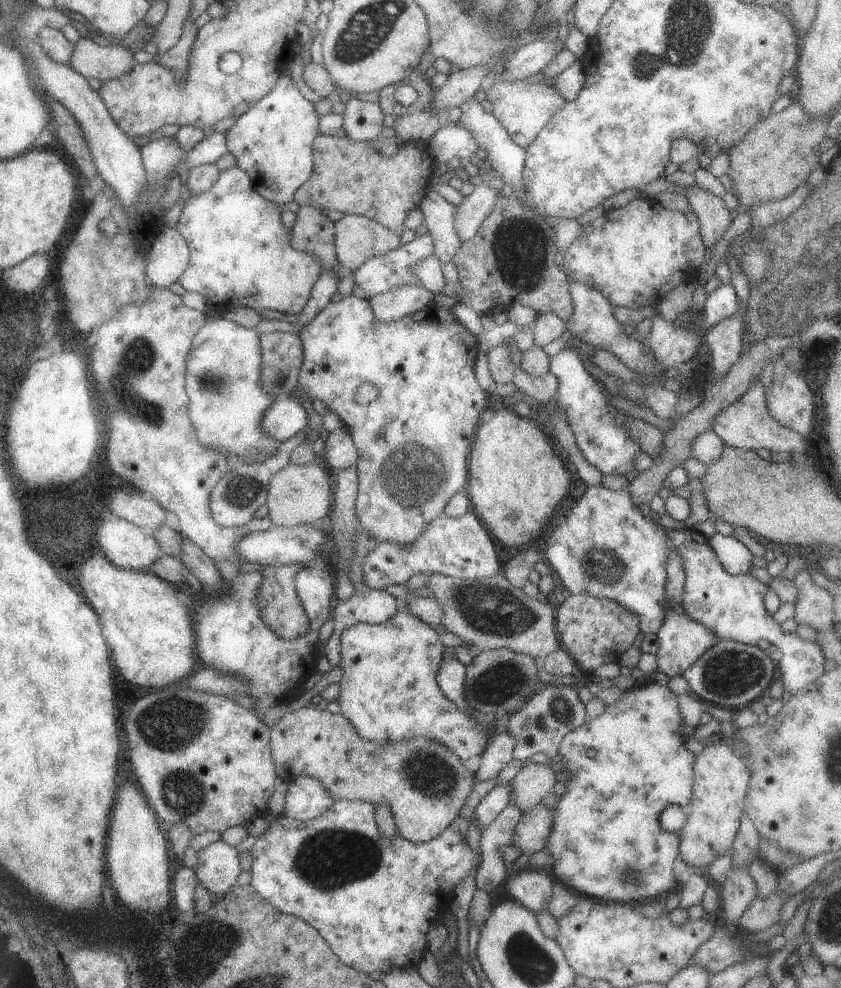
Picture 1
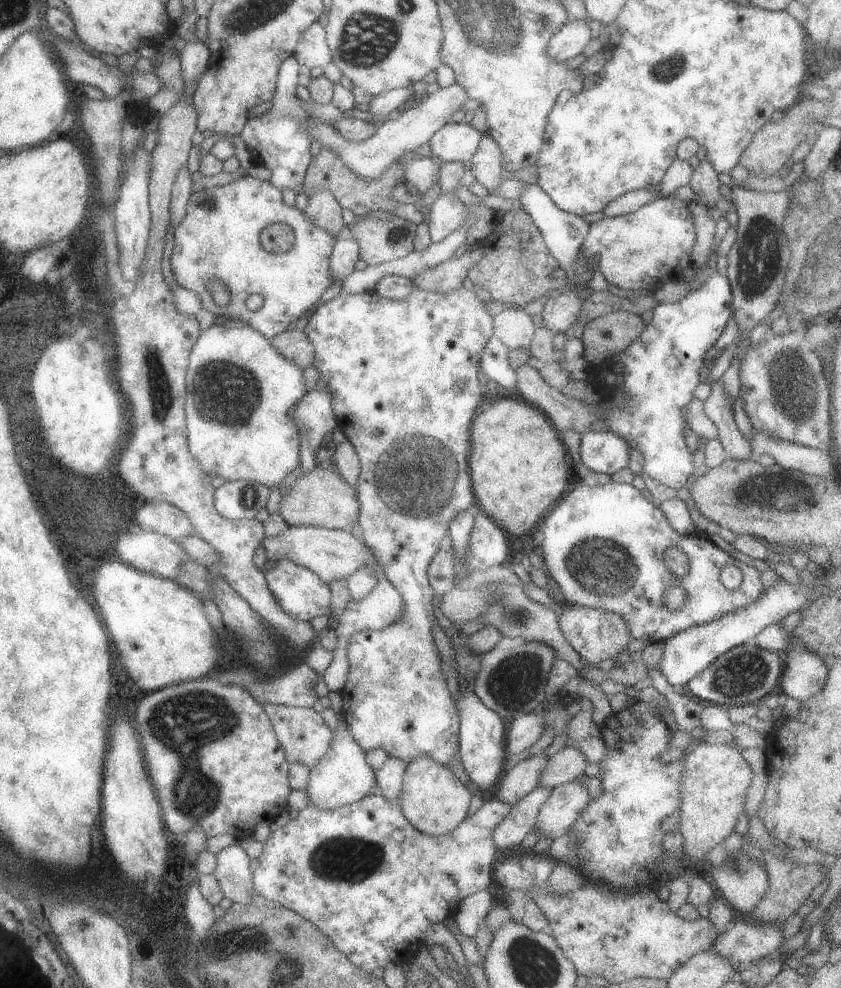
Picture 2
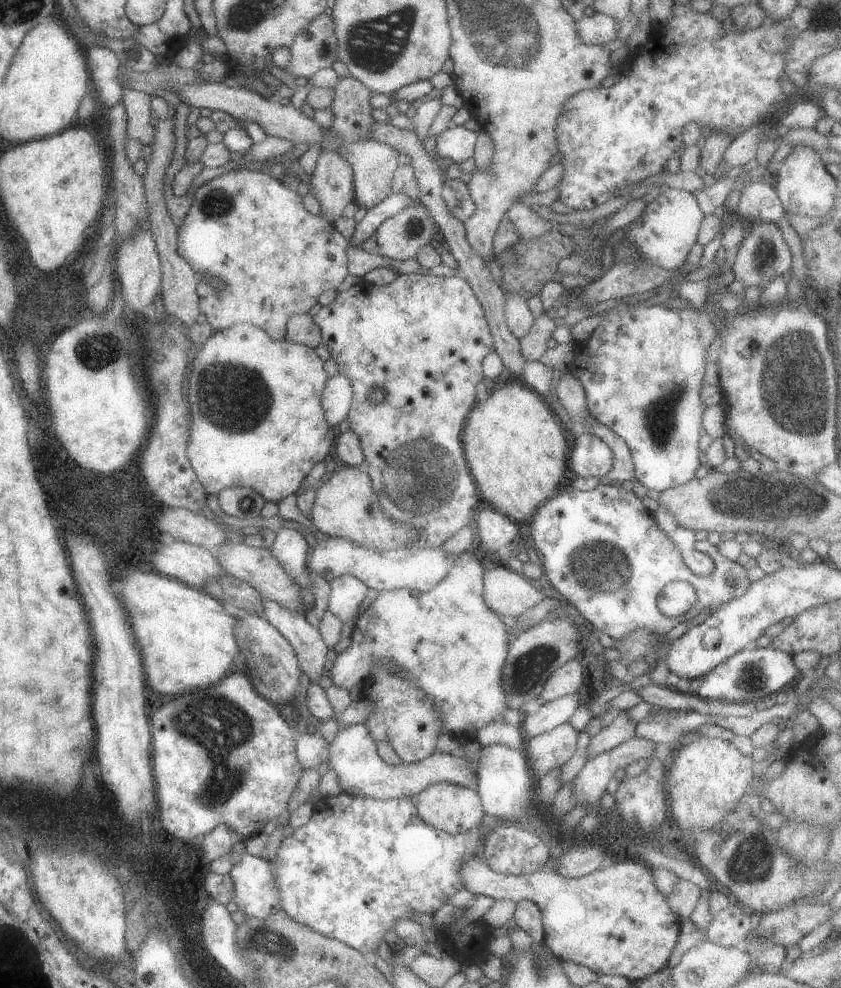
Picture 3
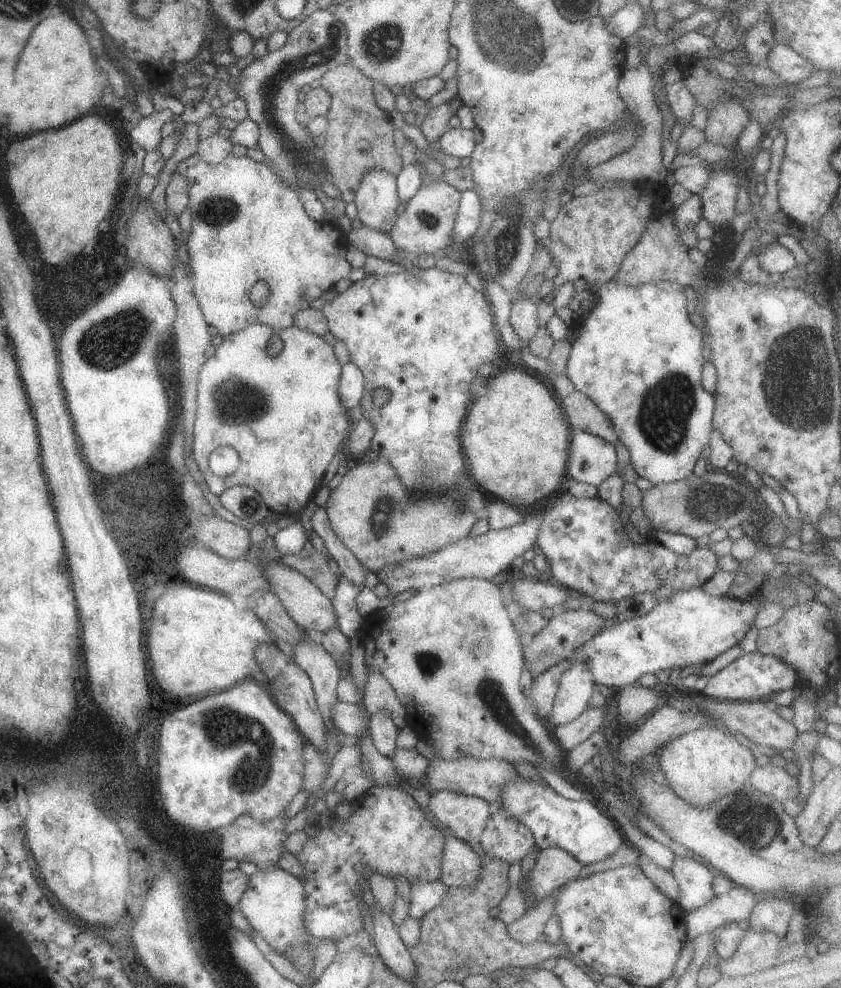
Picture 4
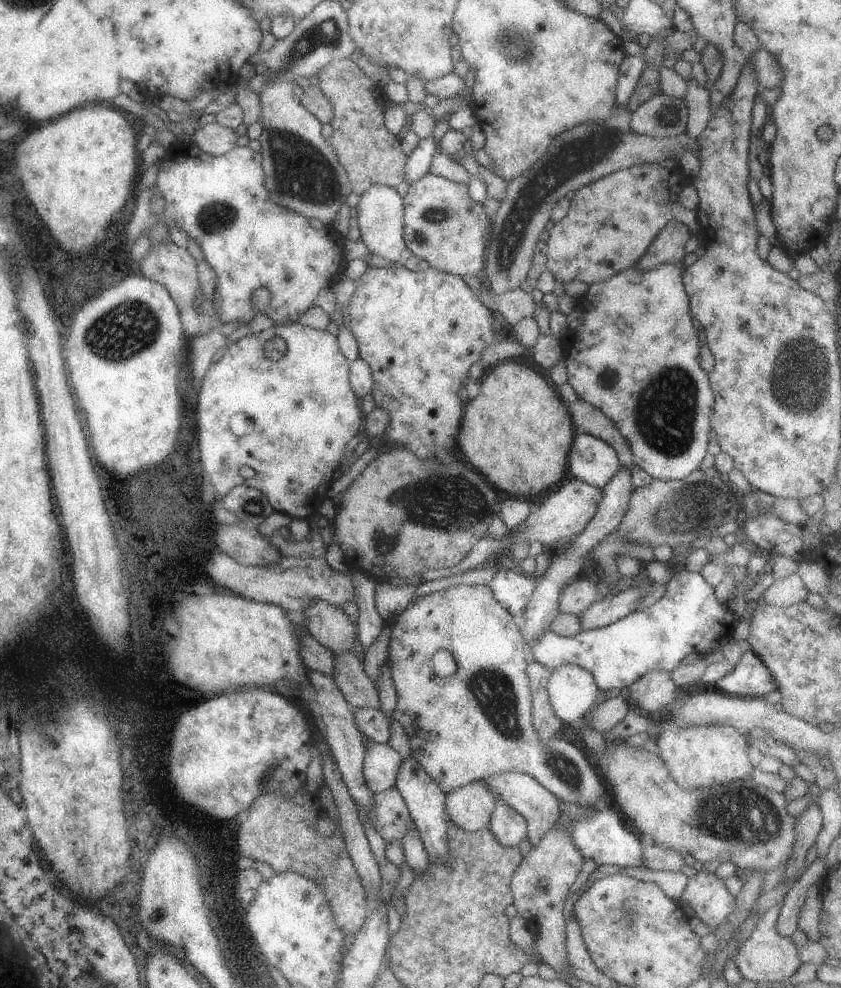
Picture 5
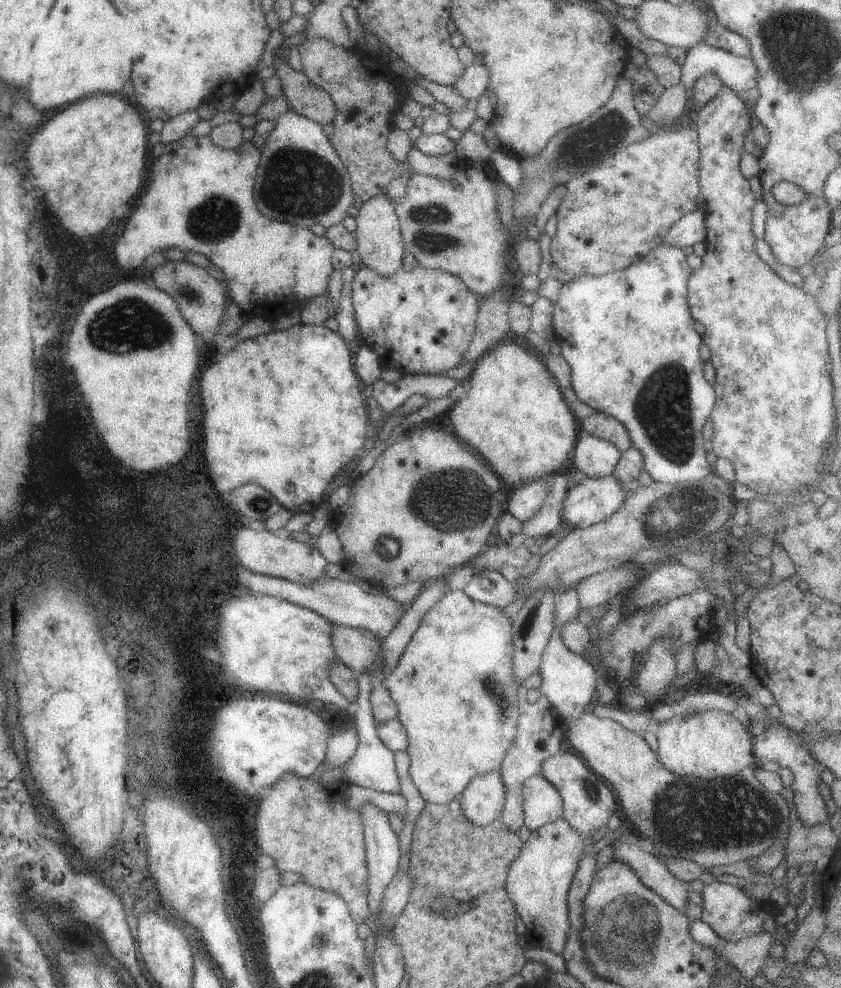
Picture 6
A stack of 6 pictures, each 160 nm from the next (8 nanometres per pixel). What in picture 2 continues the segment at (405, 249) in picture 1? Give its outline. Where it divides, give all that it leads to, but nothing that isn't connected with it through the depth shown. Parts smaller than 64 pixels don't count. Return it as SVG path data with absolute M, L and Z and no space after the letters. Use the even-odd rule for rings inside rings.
M453 192L439 194L438 198L428 208L428 222L426 225L431 243L441 241L449 236L455 228L463 224L468 211Z

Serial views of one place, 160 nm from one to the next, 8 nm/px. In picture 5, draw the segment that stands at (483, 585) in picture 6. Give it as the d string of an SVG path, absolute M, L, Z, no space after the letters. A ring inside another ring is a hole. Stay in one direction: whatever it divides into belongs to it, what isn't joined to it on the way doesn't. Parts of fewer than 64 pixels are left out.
M498 569L487 588L493 598L519 621L533 593L534 584L533 577L525 578L511 570Z

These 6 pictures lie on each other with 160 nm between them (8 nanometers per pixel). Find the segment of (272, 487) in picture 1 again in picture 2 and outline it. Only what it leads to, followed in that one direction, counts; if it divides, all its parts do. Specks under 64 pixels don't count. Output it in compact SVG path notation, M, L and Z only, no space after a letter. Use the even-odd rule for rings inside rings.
M311 469L299 475L285 494L280 493L276 511L287 525L316 526L328 529L351 529L357 516L356 489L349 486L333 469Z

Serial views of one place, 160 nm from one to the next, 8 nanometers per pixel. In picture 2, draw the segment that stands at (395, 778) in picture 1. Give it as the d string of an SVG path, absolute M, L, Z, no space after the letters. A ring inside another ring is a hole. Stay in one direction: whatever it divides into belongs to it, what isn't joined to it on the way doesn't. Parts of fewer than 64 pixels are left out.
M263 704L265 714L269 717L278 745L284 752L288 764L299 763L310 769L328 749L332 742L333 730L326 726L321 719L321 712L311 707L294 707L293 705ZM421 755L403 769L398 805L403 818L426 835L442 835L453 830L464 818L469 806L469 790L446 765Z

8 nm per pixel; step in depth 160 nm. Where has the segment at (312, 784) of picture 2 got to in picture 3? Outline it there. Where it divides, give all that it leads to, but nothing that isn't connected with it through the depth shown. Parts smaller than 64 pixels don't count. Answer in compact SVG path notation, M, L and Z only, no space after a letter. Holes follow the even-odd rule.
M363 723L338 727L331 743L323 769L333 770L341 793L370 799L392 799L416 795L433 783L446 782L473 788L476 783L476 764L468 764L458 753L446 755L435 752L416 763L385 764L379 758L376 744Z

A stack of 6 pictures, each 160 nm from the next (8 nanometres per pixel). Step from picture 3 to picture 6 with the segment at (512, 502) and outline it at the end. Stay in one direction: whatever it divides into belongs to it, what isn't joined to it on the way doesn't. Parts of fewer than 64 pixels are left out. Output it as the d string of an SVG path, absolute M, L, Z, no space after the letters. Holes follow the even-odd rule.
M507 338L484 352L467 379L469 390L456 399L445 413L449 414L455 436L481 454L481 458L491 466L500 480L511 486L521 485L533 478L553 475L565 464L567 454L575 444L575 425L578 420L562 396L561 388L538 356L527 354Z

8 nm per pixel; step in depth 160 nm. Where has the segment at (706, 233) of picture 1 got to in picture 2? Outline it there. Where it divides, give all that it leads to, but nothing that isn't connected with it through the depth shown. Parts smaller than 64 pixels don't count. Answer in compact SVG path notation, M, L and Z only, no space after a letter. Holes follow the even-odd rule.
M703 157L695 166L687 184L696 196L703 198L703 205L706 209L713 208L715 202L719 200L720 190L717 172L707 158Z

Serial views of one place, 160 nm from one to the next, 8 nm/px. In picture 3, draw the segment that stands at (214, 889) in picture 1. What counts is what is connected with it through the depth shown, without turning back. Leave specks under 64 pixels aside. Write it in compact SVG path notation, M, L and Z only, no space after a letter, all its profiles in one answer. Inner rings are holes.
M241 853L228 872L232 880L233 904L245 916L265 918L278 911L276 886L269 872L268 862L249 853Z

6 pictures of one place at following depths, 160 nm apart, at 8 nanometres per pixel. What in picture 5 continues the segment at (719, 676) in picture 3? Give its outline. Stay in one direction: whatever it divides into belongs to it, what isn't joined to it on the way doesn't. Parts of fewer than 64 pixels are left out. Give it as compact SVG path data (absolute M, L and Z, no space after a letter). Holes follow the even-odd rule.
M749 651L741 654L739 662L729 674L715 682L714 688L732 696L764 697L771 690L776 690L777 684L761 660Z

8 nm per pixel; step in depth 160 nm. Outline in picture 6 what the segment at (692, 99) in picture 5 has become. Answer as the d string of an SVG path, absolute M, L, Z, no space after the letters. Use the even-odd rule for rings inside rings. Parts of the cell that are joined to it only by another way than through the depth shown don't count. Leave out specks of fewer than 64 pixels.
M699 42L687 50L684 62L680 66L679 83L685 88L691 88L705 73L715 73L722 84L740 95L756 86L758 75L749 56L737 56Z

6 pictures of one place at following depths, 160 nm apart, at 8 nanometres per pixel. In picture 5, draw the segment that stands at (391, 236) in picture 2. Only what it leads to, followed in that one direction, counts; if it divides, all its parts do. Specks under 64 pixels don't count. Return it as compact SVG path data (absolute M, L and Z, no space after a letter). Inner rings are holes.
M430 173L423 174L419 180L411 182L405 197L402 199L403 244L412 256L423 260L428 267L461 278L468 276L481 280L485 266L485 246L487 246L491 230L491 218L485 213L481 202L471 200L467 190L465 184L450 182L444 177Z

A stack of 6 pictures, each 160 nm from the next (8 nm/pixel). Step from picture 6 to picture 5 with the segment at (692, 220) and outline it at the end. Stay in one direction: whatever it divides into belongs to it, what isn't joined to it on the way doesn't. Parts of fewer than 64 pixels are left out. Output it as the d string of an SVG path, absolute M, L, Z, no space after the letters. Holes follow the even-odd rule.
M675 221L663 226L646 252L643 252L641 258L635 262L634 267L649 270L661 262L671 262L683 268L684 245L691 236L696 234L691 234L685 224Z

